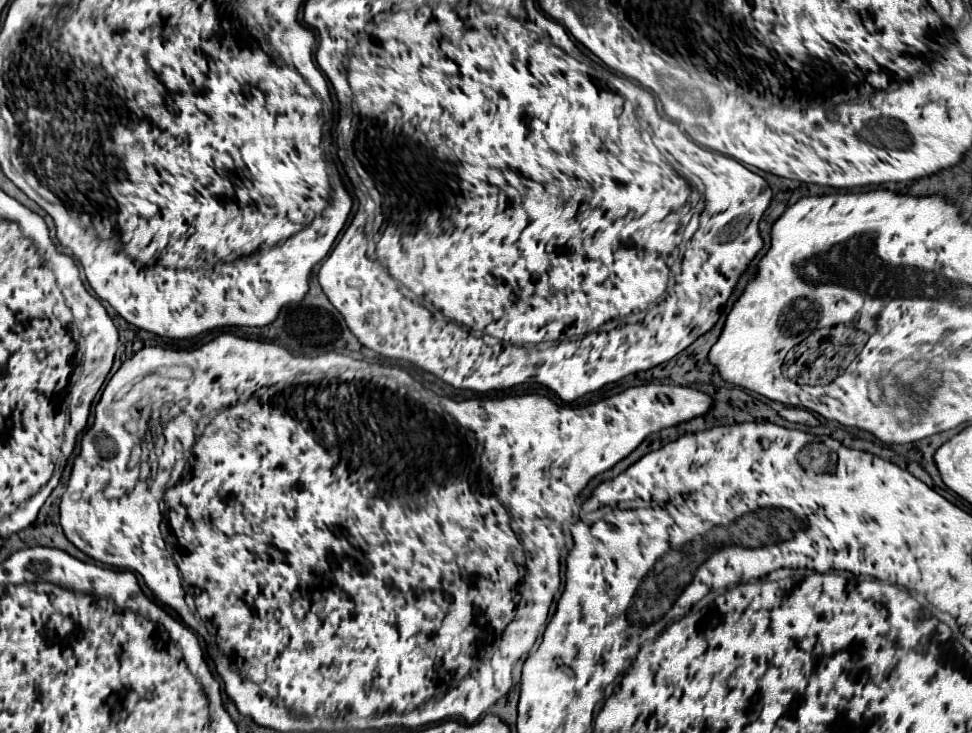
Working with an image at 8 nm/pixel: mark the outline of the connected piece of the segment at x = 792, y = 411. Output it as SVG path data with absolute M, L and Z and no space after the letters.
M784 407L784 409L780 409L778 411L784 419L788 419L788 421L792 421L792 423L802 423L802 425L818 425L818 419L810 413L810 411L806 411L806 409L796 409L796 407Z

